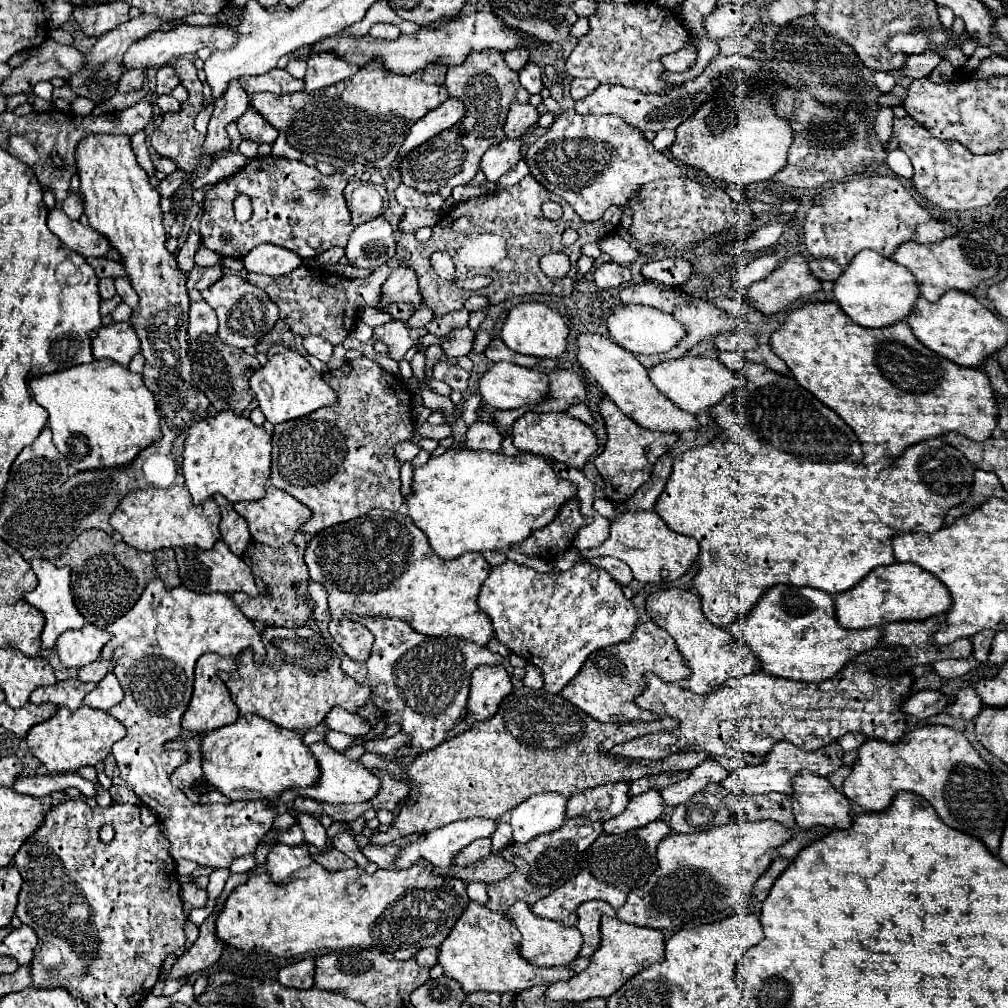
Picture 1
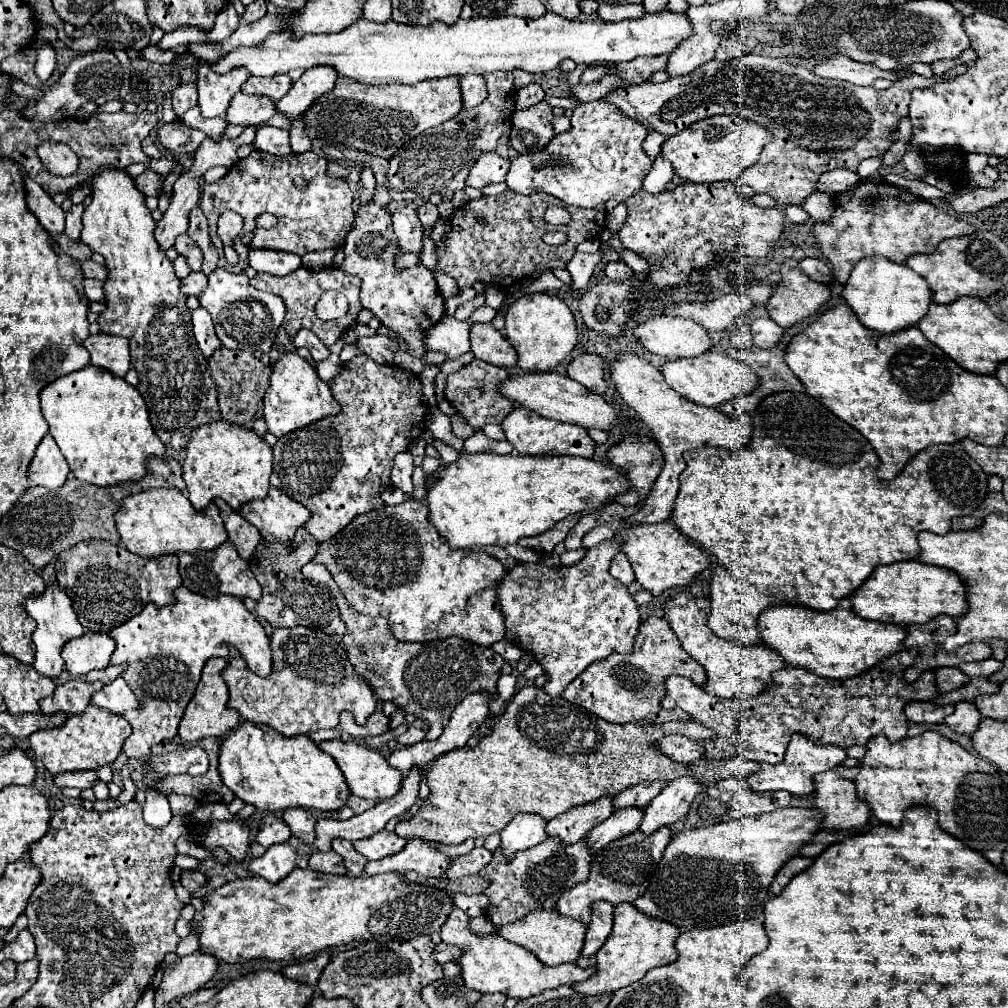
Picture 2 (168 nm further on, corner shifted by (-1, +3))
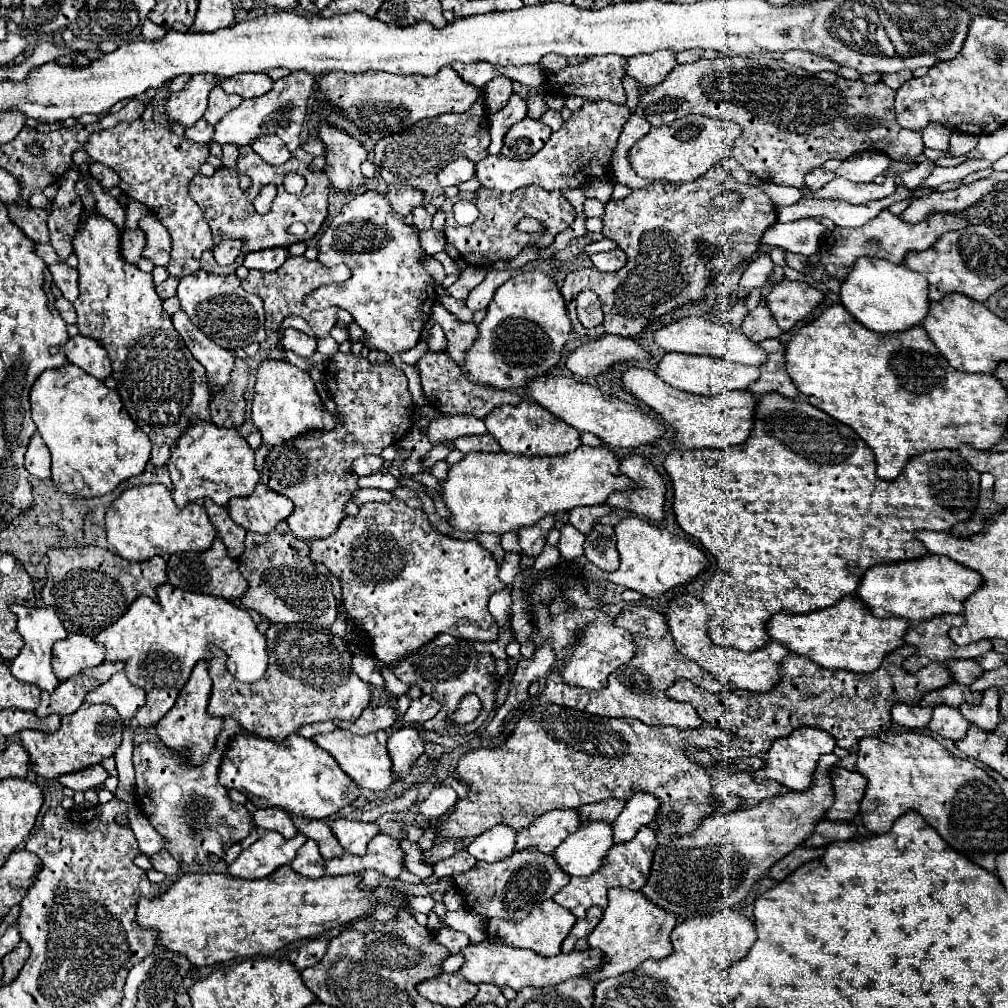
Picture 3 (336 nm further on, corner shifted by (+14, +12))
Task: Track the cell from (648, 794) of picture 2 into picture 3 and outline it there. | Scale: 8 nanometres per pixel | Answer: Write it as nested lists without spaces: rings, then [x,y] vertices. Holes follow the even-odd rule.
[[[619,798],[585,804],[583,808],[579,808],[581,822],[583,824],[589,822],[589,820],[609,820],[609,822],[613,822],[621,814],[623,806],[625,806],[625,800],[619,800]]]

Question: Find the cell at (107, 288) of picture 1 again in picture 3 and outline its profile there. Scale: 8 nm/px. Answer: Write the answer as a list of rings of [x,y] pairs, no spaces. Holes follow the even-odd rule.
[[[53,264],[53,266],[49,266],[49,270],[53,274],[53,282],[63,292],[63,296],[67,300],[75,302],[79,296],[79,272],[77,272],[77,268],[71,268],[69,264]]]

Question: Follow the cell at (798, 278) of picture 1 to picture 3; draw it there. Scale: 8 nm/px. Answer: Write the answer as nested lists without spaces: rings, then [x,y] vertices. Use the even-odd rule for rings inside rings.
[[[783,278],[771,288],[763,304],[771,310],[781,330],[791,330],[821,302],[823,302],[821,290],[813,288],[807,282],[793,282]]]

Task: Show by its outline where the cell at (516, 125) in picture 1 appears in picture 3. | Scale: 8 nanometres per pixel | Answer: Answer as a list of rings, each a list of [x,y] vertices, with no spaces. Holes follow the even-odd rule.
[[[527,116],[507,130],[501,152],[509,158],[529,158],[541,150],[541,146],[549,140],[549,134],[549,126]]]

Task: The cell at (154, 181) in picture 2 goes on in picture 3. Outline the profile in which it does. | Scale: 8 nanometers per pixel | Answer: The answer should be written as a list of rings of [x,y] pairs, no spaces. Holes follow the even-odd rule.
[[[95,162],[95,164],[89,168],[89,172],[101,182],[103,188],[113,188],[113,186],[117,186],[117,184],[121,182],[119,174],[117,174],[113,168],[109,168],[109,166],[105,166],[105,164],[99,164],[99,162]]]

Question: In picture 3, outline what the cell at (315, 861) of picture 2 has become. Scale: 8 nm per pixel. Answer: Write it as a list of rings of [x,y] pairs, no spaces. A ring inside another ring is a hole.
[[[307,840],[299,848],[295,860],[291,862],[291,868],[297,874],[309,876],[309,878],[321,878],[321,876],[325,876],[325,860],[321,858],[321,852],[317,848],[317,842]]]

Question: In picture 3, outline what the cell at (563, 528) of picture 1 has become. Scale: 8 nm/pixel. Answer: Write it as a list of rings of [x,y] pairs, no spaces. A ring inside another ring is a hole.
[[[545,516],[543,520],[539,520],[537,524],[533,526],[525,526],[525,528],[519,528],[517,530],[517,536],[519,536],[519,544],[523,548],[523,552],[527,556],[537,556],[541,554],[543,546],[545,546],[545,536],[547,532],[553,528],[555,524],[555,516]]]

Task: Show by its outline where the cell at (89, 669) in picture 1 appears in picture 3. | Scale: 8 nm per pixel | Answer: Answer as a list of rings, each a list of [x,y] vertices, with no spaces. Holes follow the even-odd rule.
[[[101,662],[99,666],[95,666],[95,668],[87,668],[87,670],[83,670],[83,672],[85,672],[87,676],[97,678],[99,682],[103,682],[103,680],[109,680],[109,676],[121,672],[123,666],[125,666],[123,662]]]

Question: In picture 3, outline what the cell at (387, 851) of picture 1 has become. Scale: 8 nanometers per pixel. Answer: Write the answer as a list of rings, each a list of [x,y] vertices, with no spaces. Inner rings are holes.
[[[337,818],[329,826],[333,830],[333,836],[341,842],[341,846],[347,852],[357,854],[357,856],[363,856],[367,852],[367,844],[371,842],[371,838],[379,834],[379,824],[377,822]]]

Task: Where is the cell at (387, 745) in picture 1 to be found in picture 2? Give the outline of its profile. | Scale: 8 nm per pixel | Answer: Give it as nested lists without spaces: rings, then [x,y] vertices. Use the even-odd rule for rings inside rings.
[[[416,719],[416,721],[408,727],[408,731],[398,737],[398,743],[402,743],[402,745],[414,745],[414,743],[418,743],[418,741],[424,739],[426,731],[428,731],[428,721],[418,721],[418,719]]]

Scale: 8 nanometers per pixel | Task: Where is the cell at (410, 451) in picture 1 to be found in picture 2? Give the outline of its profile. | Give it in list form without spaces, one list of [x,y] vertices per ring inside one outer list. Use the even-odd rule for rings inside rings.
[[[408,451],[404,453],[398,453],[394,457],[394,467],[392,467],[392,473],[390,473],[390,481],[394,487],[402,489],[404,493],[412,493],[414,485],[412,485],[412,455]]]

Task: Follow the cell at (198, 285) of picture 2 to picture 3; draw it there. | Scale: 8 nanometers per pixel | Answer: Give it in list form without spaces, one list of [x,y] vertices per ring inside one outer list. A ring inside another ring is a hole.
[[[169,276],[165,282],[161,282],[157,286],[157,294],[165,300],[165,298],[171,298],[175,296],[175,290],[177,290],[177,284],[179,284],[179,278],[177,276]]]

